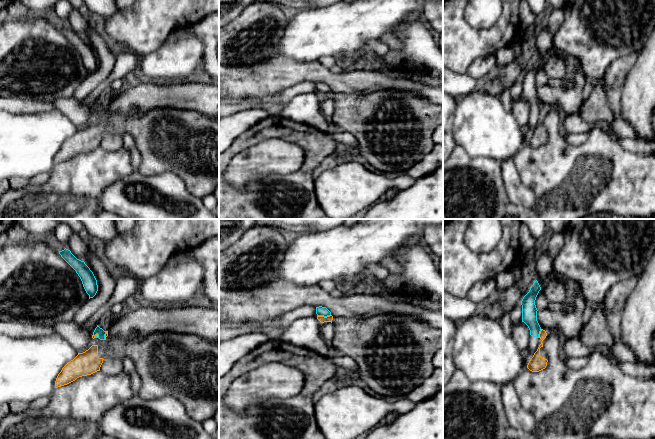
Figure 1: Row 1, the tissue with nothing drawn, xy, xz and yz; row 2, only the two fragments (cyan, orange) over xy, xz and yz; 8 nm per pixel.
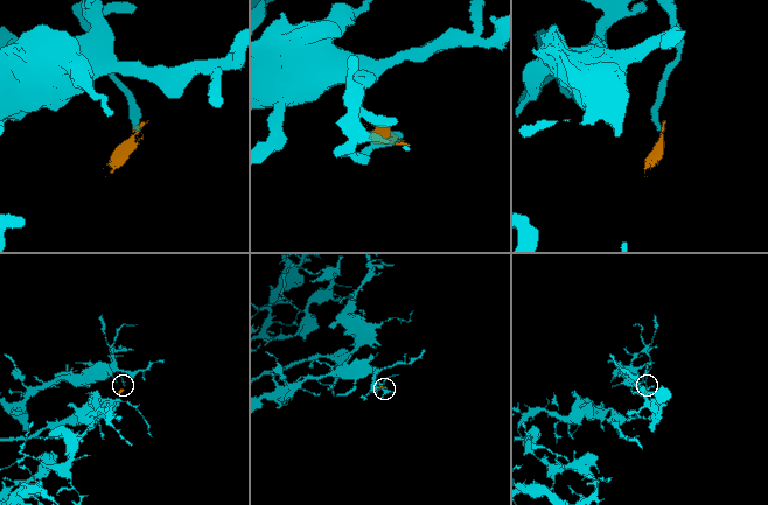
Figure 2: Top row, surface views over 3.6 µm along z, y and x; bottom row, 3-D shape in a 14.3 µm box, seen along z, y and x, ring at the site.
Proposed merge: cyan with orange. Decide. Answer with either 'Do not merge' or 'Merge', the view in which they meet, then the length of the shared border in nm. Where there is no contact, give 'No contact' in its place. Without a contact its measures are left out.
Do not merge. Touches cyan in xz. Shared border 110 nm

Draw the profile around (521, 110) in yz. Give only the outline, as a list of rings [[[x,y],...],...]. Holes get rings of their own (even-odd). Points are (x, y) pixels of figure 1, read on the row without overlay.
[[[524,98],[513,102],[512,114],[521,127],[526,127],[529,122],[530,106]]]

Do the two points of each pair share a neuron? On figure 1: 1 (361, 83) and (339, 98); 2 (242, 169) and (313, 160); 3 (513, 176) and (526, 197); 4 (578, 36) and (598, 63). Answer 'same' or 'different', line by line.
1: different
2: different
3: same
4: same

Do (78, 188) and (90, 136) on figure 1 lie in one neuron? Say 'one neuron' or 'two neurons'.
two neurons

